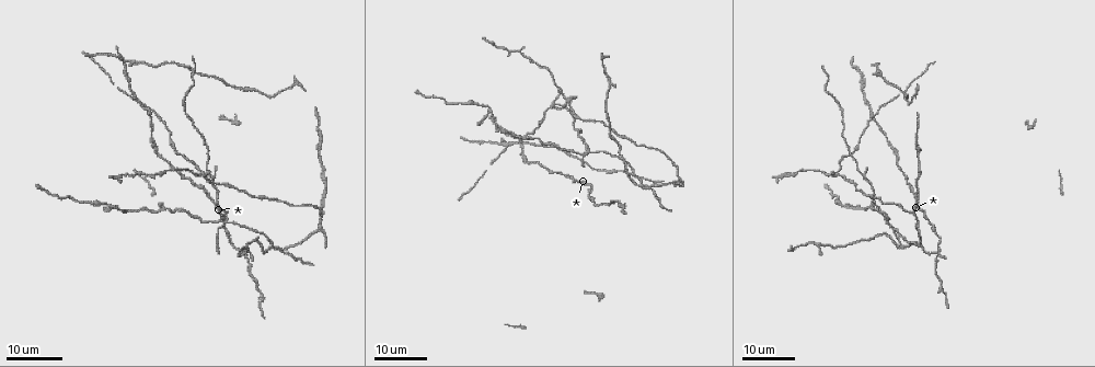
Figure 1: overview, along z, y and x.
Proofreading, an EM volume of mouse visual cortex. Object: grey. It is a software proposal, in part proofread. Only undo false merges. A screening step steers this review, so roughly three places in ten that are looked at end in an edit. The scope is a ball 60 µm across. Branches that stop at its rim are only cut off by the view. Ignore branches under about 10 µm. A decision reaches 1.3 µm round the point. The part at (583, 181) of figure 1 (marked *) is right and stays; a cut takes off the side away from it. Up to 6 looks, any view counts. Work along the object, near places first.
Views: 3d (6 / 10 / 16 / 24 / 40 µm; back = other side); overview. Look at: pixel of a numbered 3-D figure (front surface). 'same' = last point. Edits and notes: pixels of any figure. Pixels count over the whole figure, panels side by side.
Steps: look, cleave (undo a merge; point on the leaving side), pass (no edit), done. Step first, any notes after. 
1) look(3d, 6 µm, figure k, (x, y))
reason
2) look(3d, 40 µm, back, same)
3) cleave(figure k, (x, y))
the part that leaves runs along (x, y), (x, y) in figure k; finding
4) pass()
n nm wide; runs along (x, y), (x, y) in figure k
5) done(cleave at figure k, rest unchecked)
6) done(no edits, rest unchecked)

look(3d, 16 µm, figure 1, (224, 217))
looks like a crossing

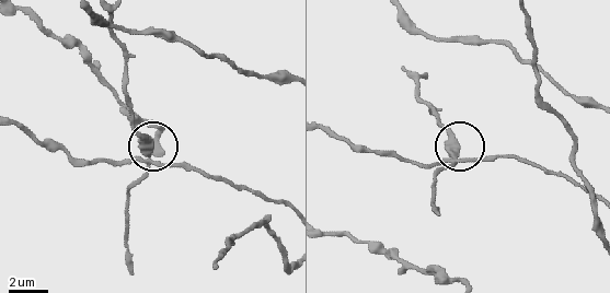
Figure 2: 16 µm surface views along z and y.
look(3d, 10 µm, figure 2, (454, 153))

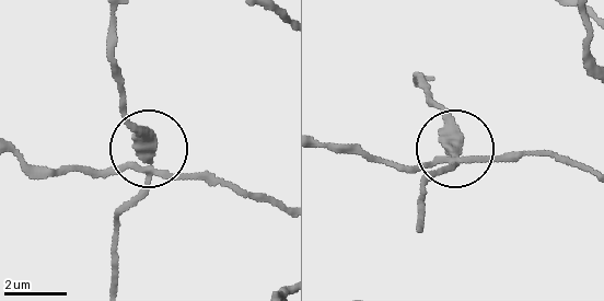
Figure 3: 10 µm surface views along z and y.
cleave(figure 3, (124, 209))
side arm 39 µm; the part that leaves runs along (149, 165), (147, 145), (126, 113), (111, 19) in figure 3; a second neuron is stuck on

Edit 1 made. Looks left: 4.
look(overview)

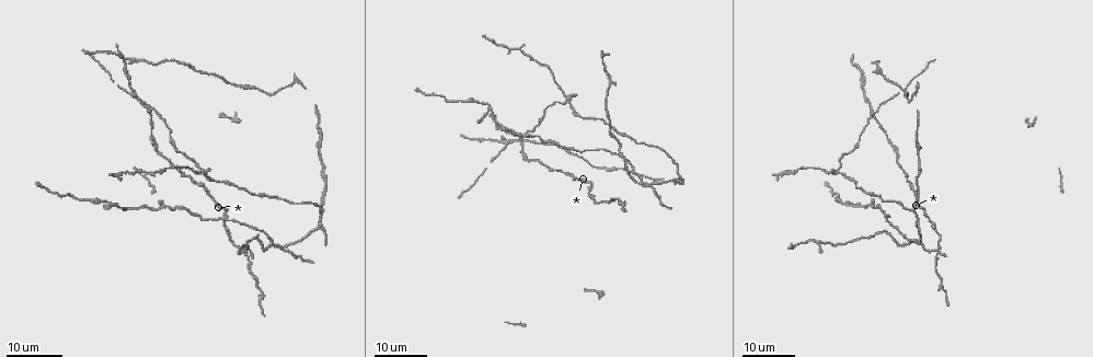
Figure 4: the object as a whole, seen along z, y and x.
look(3d, 24 µm, figure 4, (283, 246))

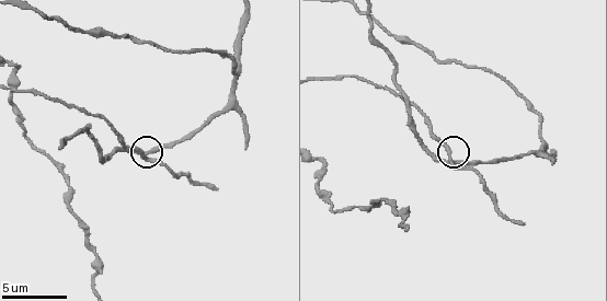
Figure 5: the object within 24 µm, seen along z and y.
look(3d, 10 µm, figure 5, (448, 156))

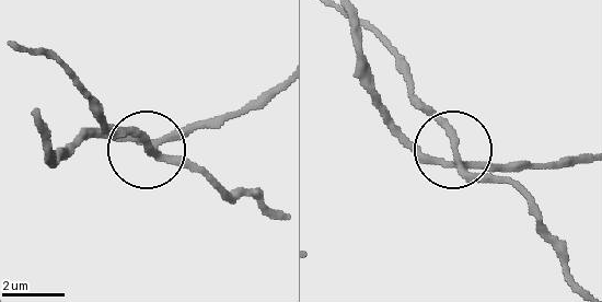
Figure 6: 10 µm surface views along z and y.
cleave(figure 6, (419, 147))
4 arms; the part that leaves runs along (460, 167), (582, 160) in figure 6; a second neuron is stuck on

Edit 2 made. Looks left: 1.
done(cleave at figure 3, cleave at figure 6, rest unchecked)

